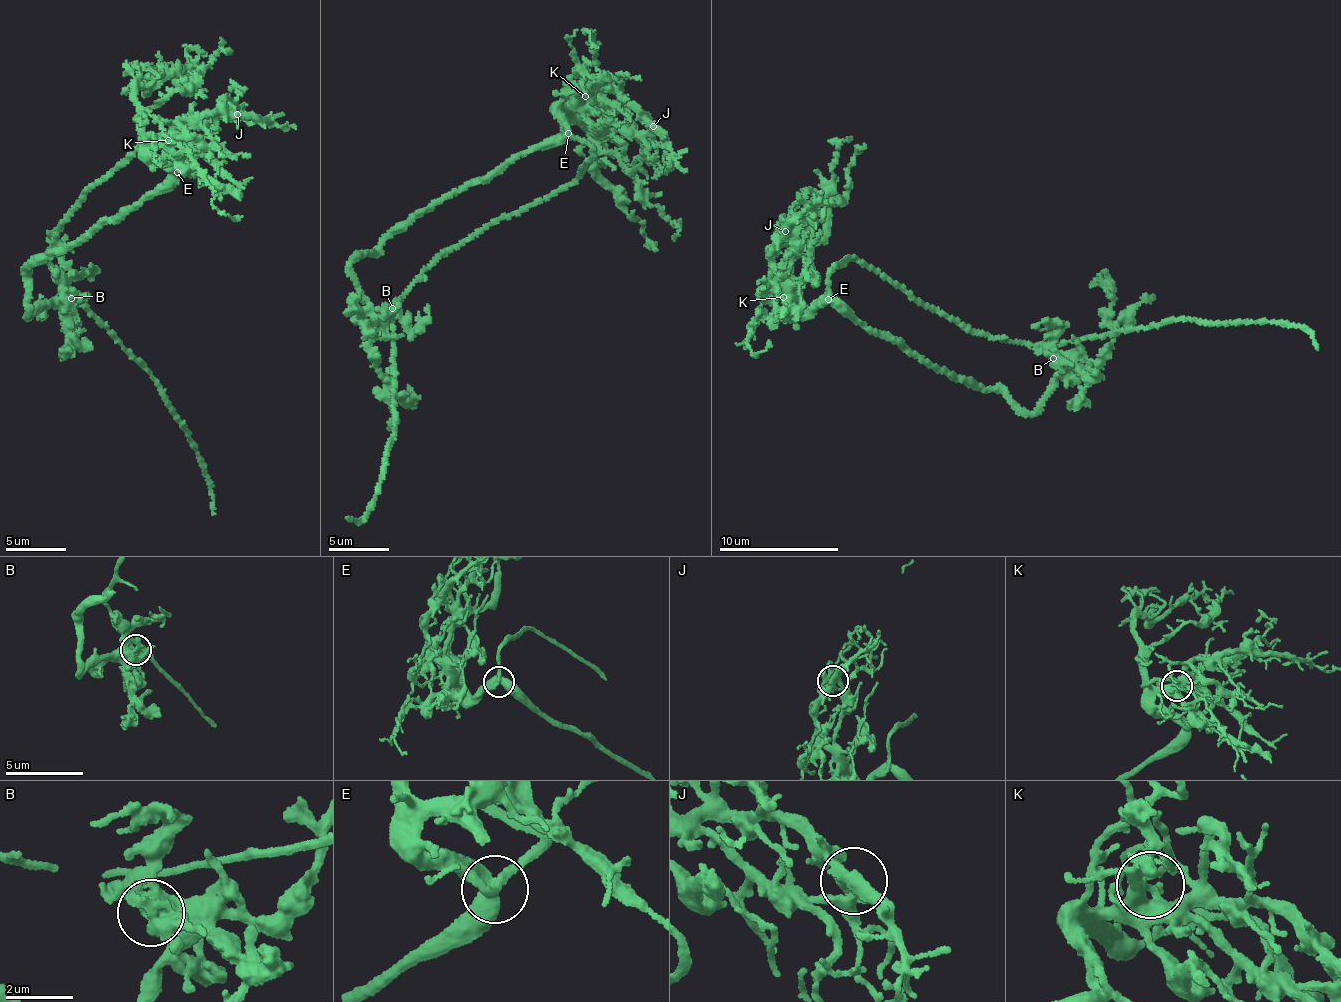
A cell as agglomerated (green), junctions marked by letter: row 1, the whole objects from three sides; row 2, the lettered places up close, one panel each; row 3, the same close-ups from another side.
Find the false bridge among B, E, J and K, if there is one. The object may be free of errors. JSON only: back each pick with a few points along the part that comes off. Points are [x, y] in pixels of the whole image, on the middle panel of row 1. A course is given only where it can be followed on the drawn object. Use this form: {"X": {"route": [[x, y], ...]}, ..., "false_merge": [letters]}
{"false_merge": []}

